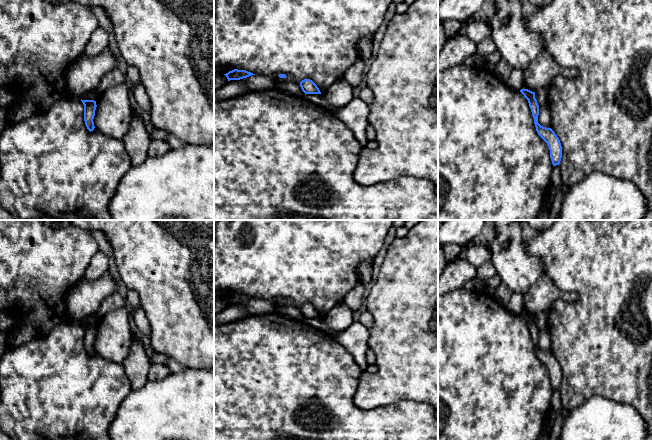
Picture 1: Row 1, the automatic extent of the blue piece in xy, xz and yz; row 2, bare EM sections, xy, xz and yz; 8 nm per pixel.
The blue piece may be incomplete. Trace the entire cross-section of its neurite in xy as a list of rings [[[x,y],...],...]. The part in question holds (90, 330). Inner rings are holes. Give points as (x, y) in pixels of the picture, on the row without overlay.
[[[82,324],[82,327],[84,329],[84,345],[87,353],[91,356],[94,354],[94,340],[95,340],[95,334],[96,334],[96,325],[94,324]]]

